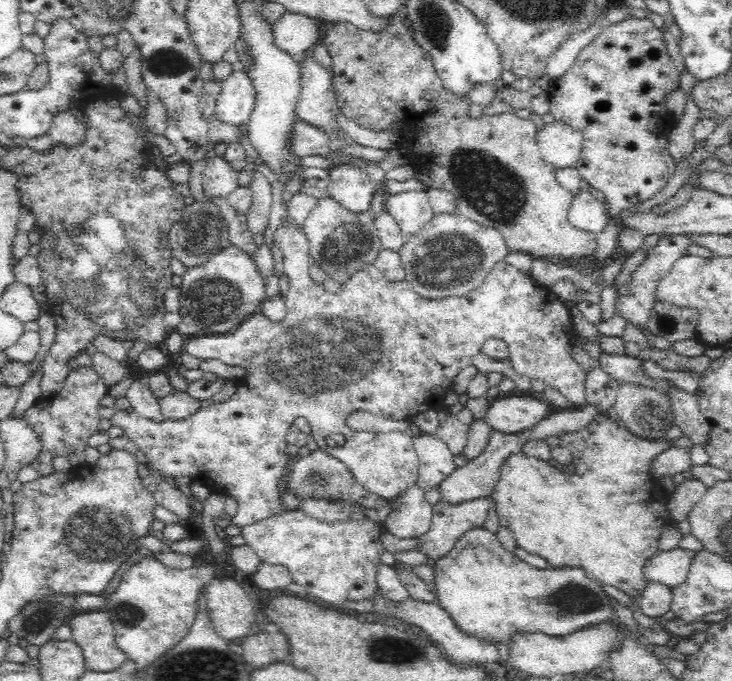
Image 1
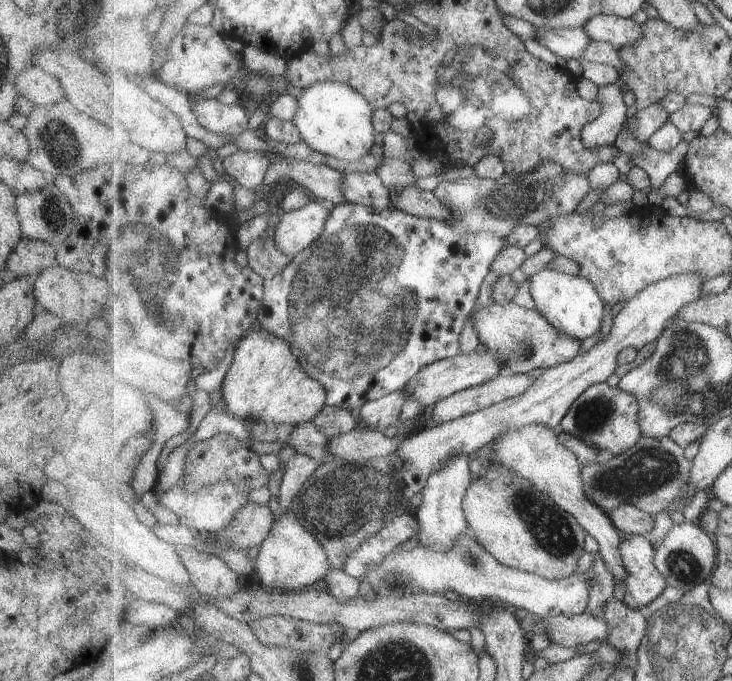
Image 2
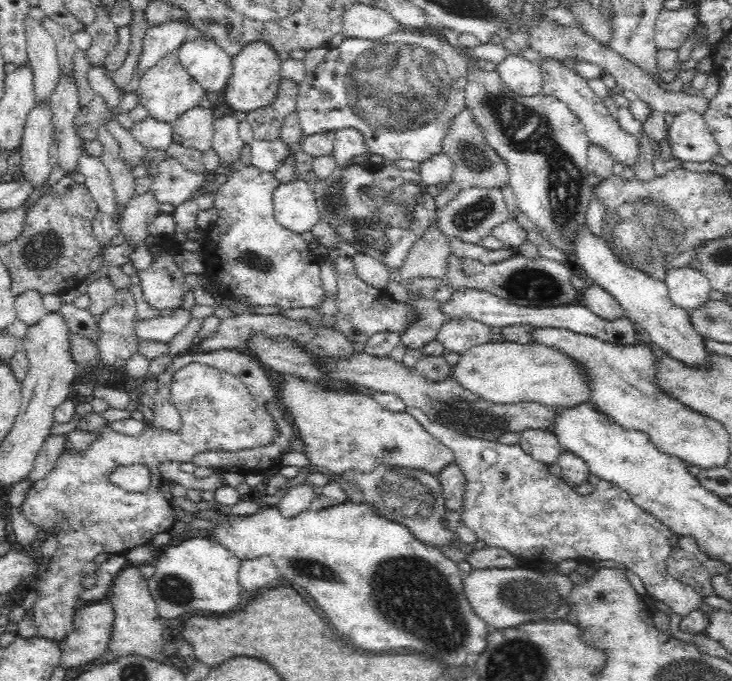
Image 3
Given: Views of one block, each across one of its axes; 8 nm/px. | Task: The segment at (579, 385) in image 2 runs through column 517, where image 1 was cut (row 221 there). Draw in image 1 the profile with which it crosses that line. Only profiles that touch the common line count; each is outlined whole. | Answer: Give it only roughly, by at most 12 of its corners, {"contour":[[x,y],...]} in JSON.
{"contour":[[426,191],[386,195],[384,210],[407,238],[435,216]]}

